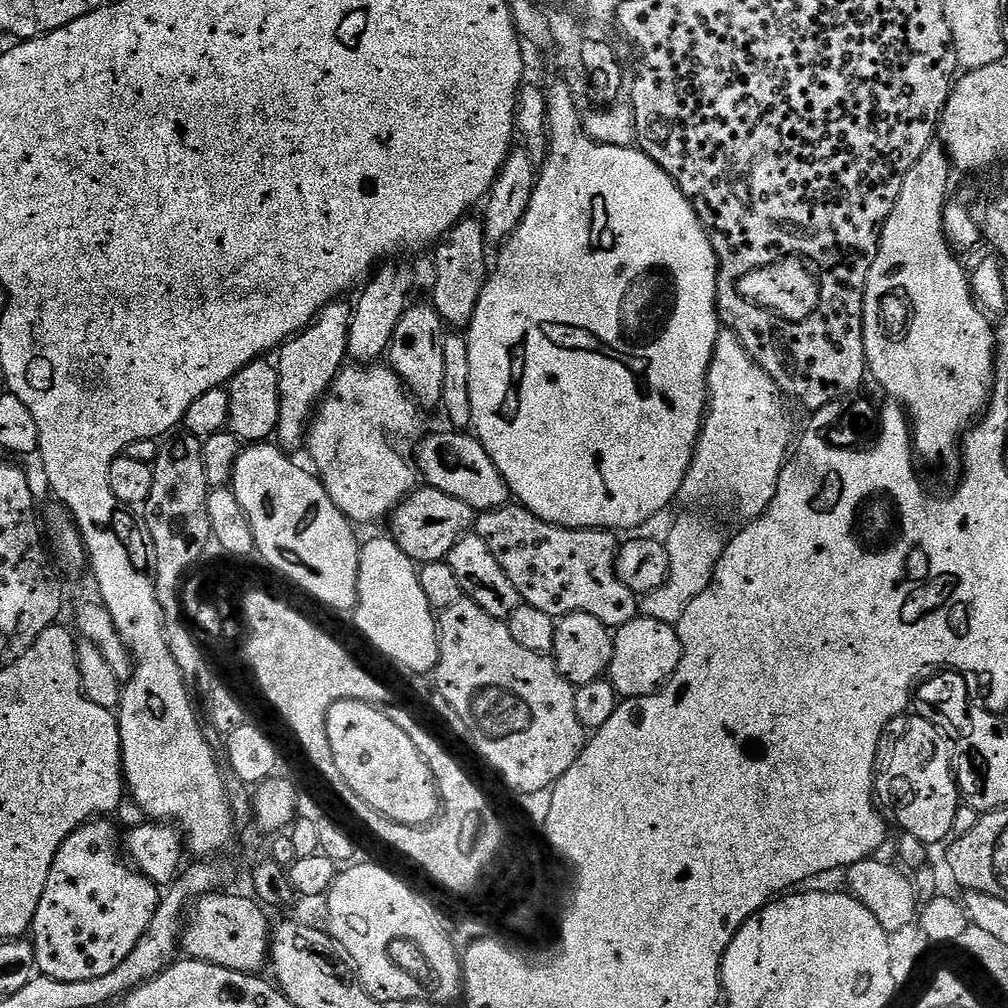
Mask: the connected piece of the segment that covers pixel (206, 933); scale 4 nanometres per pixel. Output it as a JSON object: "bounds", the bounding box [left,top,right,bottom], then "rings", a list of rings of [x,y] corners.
{"bounds":[182,894,270,973],"rings":[[[232,894],[207,895],[195,901],[186,923],[183,925],[182,952],[185,957],[194,960],[207,960],[210,964],[217,964],[230,970],[239,972],[259,973],[260,967],[267,965],[270,960],[270,924],[268,928],[268,916],[263,907],[255,899],[247,895]]]}

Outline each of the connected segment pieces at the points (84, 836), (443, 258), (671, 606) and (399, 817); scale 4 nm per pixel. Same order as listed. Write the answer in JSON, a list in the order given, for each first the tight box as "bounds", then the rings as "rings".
[{"bounds":[30,818,162,982],"rings":[[[96,818],[91,822],[84,824],[77,832],[70,834],[70,838],[66,838],[66,842],[62,842],[62,846],[58,850],[58,854],[54,858],[54,866],[50,866],[50,878],[46,878],[46,890],[42,890],[42,902],[38,902],[38,910],[32,919],[30,929],[30,939],[34,950],[36,951],[36,967],[45,976],[57,979],[58,982],[83,982],[87,979],[100,978],[102,975],[109,974],[112,970],[125,962],[126,956],[130,955],[134,950],[135,944],[144,934],[147,927],[154,918],[155,910],[160,904],[162,897],[161,889],[152,880],[147,880],[144,876],[137,874],[127,863],[120,864],[120,856],[122,860],[122,848],[116,845],[116,832],[118,828],[115,823],[107,824],[107,819]]]},{"bounds":[430,218,490,330],"rings":[[[465,218],[456,223],[434,248],[438,282],[430,294],[430,303],[452,330],[464,330],[471,324],[490,271],[490,252],[488,256],[483,219],[472,219]]]},{"bounds":[642,516,726,626],"rings":[[[684,516],[669,530],[666,543],[670,554],[670,574],[658,590],[643,597],[642,612],[658,622],[675,626],[682,614],[686,614],[686,606],[711,586],[714,570],[724,553],[726,536],[716,528],[708,528],[707,522],[696,516]]]},{"bounds":[326,701,441,826],"rings":[[[338,701],[330,706],[326,714],[326,735],[329,739],[334,766],[342,774],[346,786],[350,786],[374,810],[399,824],[423,826],[432,823],[441,811],[440,792],[436,789],[436,779],[423,754],[392,716],[383,712],[384,708],[366,701]]]}]

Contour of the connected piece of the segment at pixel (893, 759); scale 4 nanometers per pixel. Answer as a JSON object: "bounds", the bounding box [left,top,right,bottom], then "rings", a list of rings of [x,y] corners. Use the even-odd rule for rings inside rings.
{"bounds":[874,714,962,846],"rings":[[[915,714],[895,716],[888,723],[876,755],[876,786],[874,789],[879,803],[885,809],[888,807],[892,811],[893,818],[901,824],[899,827],[903,831],[914,834],[914,838],[918,838],[923,844],[929,846],[940,843],[943,845],[952,836],[954,814],[962,803],[960,789],[956,787],[954,752],[950,747],[949,737],[941,729],[940,733],[935,728],[936,726],[933,721]]]}

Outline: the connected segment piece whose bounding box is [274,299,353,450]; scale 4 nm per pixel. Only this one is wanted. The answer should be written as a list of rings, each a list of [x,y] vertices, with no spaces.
[[[343,299],[332,301],[320,313],[312,319],[311,324],[302,331],[296,333],[291,340],[285,340],[278,349],[280,360],[275,361],[276,373],[278,374],[278,390],[280,391],[280,409],[278,410],[278,422],[274,433],[279,447],[285,450],[293,450],[305,443],[308,435],[309,423],[320,403],[324,399],[328,389],[336,380],[340,369],[345,367],[349,359],[348,335],[352,322],[353,305],[344,304]]]

